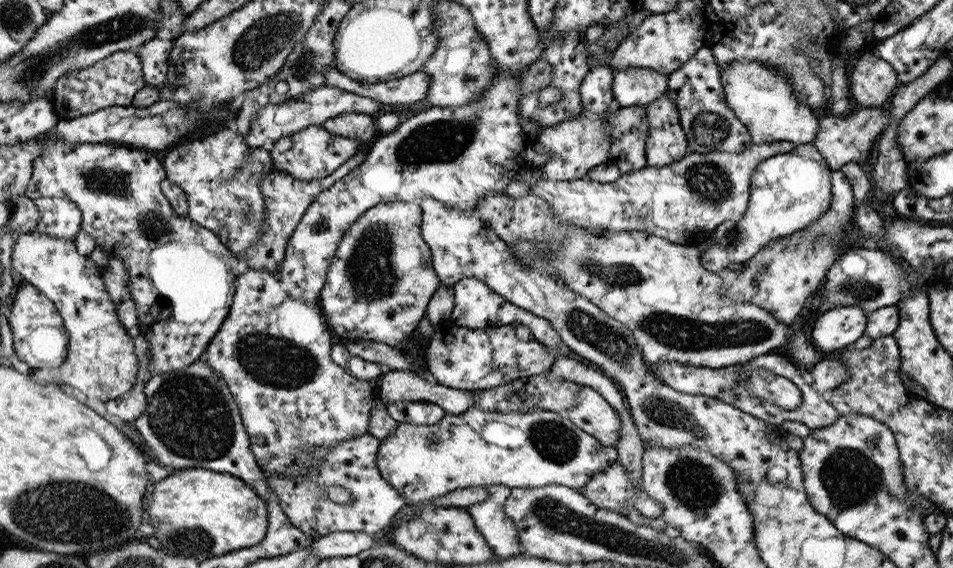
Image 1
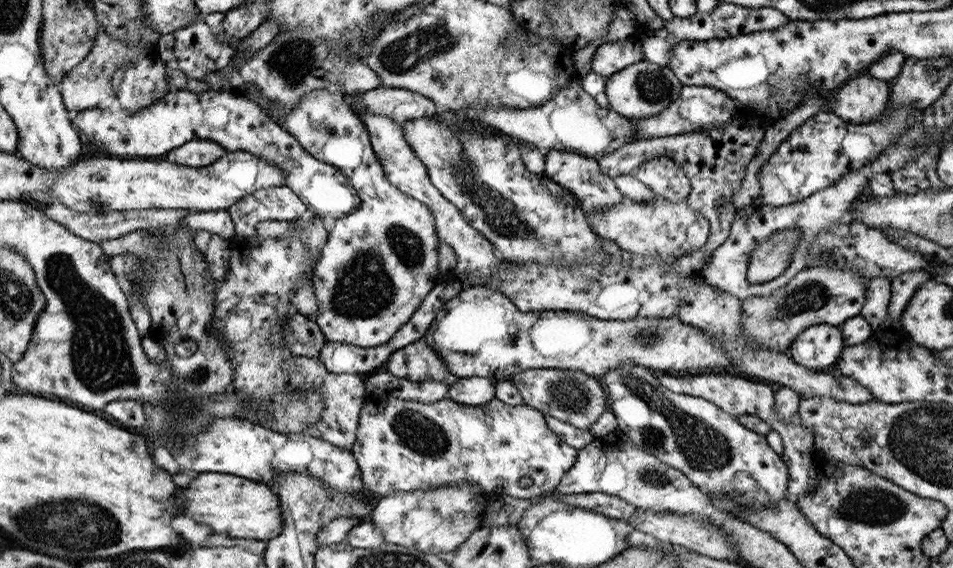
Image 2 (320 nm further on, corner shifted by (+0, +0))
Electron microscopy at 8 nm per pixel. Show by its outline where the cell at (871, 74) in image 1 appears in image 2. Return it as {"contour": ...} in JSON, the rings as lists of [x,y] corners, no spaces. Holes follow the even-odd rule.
{"contour":[[[860,73],[830,94],[830,110],[846,122],[874,122],[887,108],[891,91],[886,81]]]}

